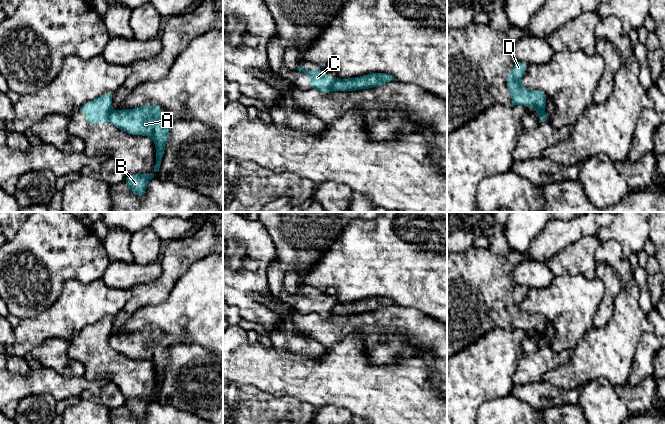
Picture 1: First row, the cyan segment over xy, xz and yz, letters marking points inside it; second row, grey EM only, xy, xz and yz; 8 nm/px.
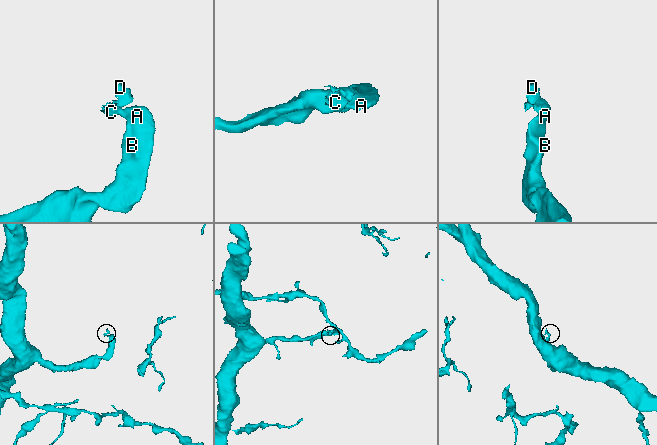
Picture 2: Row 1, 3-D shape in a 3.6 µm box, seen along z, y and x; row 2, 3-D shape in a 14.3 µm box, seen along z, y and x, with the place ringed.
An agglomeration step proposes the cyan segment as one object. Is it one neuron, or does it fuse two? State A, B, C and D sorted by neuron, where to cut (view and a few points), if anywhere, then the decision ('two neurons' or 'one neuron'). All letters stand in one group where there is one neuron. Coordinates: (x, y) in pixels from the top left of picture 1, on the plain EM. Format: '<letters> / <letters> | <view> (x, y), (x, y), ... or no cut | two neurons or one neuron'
A B / C D | xz (332, 304), (333, 313) | two neurons

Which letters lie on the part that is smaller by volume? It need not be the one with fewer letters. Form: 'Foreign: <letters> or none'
Foreign: C, D

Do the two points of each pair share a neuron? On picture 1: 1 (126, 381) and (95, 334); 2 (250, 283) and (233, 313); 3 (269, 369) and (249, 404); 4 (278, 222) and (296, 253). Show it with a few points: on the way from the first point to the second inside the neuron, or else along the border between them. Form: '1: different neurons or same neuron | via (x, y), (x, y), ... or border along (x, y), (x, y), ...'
1: same neuron | via (114, 369), (103, 359), (100, 346)
2: different neurons | border along (233, 305), (238, 309), (238, 314), (241, 318)
3: different neurons | border along (252, 385), (280, 397)
4: same neuron | via (286, 230), (296, 240), (296, 245)

